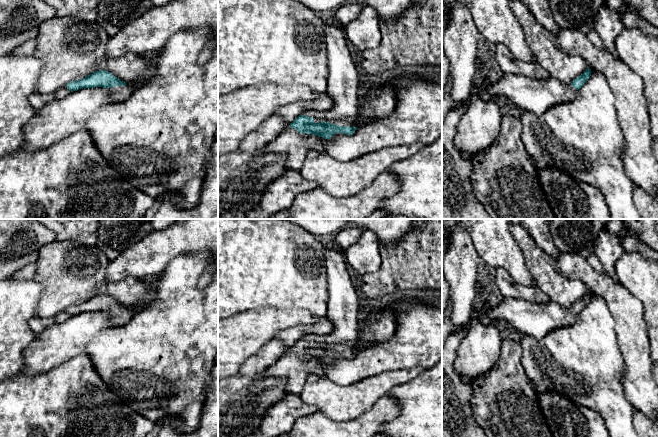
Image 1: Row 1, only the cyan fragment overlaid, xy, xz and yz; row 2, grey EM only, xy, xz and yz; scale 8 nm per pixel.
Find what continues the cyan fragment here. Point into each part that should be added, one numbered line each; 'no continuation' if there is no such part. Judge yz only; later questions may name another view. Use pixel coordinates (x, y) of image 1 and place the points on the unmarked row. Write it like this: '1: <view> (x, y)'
1: yz (537, 320)

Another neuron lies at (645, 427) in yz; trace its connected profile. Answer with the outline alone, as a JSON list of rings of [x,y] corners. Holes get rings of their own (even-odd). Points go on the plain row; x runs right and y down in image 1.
[[[635,411],[633,422],[638,437],[658,437],[658,426],[644,413]]]

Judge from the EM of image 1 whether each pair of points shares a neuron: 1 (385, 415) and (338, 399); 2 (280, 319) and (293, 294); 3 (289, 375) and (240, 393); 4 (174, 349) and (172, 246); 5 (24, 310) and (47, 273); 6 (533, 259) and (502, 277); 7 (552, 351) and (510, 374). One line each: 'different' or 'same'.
1: different
2: different
3: different
4: different
5: different
6: different
7: different

